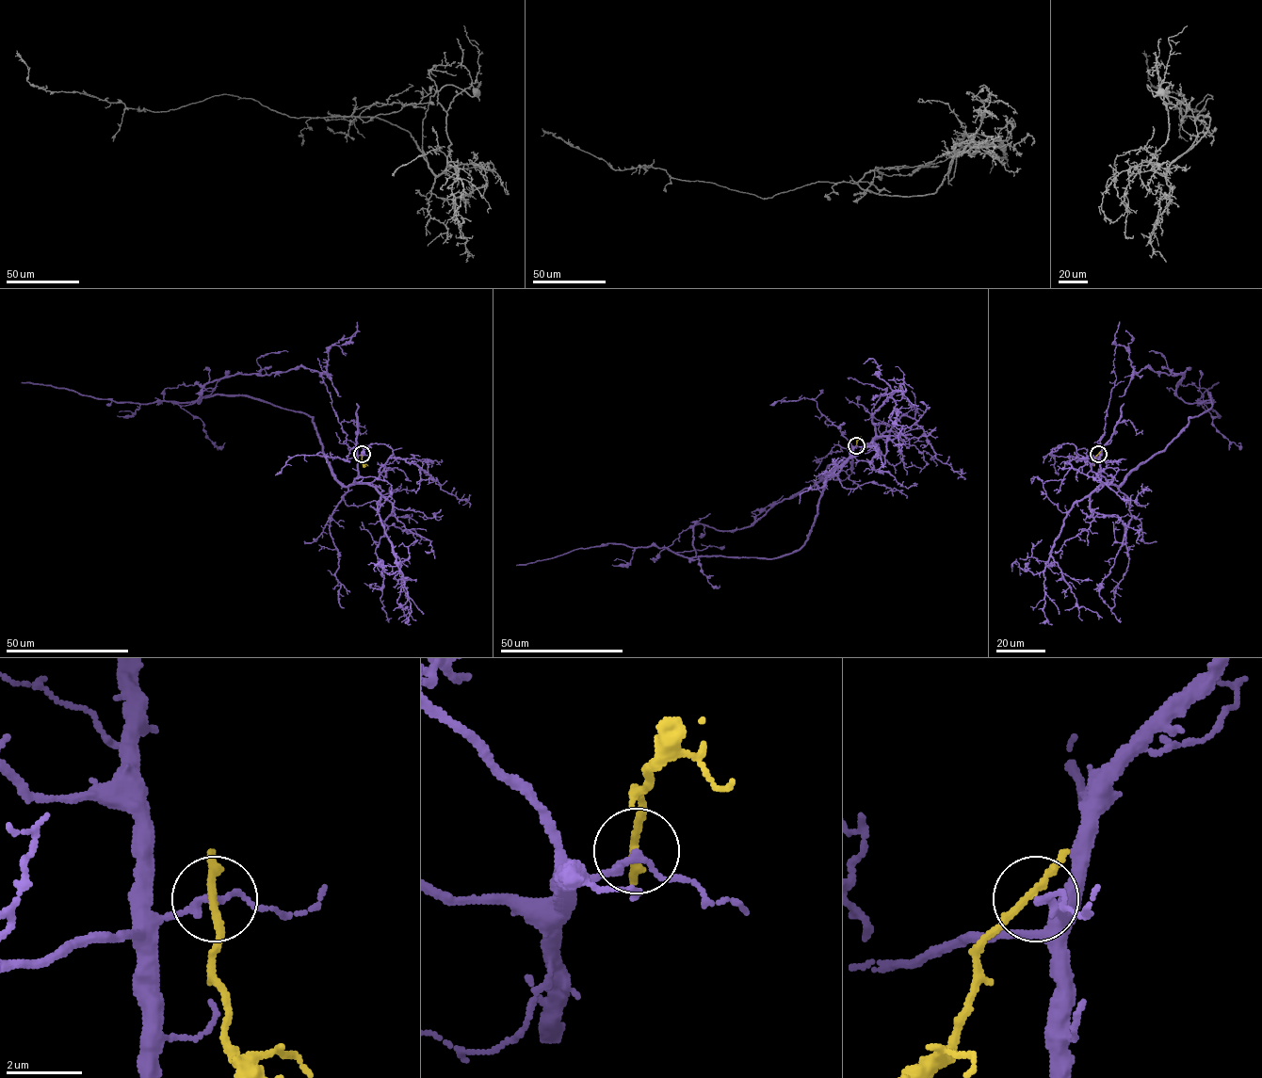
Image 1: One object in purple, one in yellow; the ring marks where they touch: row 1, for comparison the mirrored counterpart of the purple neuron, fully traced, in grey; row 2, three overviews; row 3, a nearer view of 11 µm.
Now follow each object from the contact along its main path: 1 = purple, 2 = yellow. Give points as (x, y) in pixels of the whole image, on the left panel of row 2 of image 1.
1: (362, 454), (344, 486), (302, 412), (198, 403), (236, 374), (324, 373), (357, 322)
2: (362, 454), (363, 463), (367, 465)

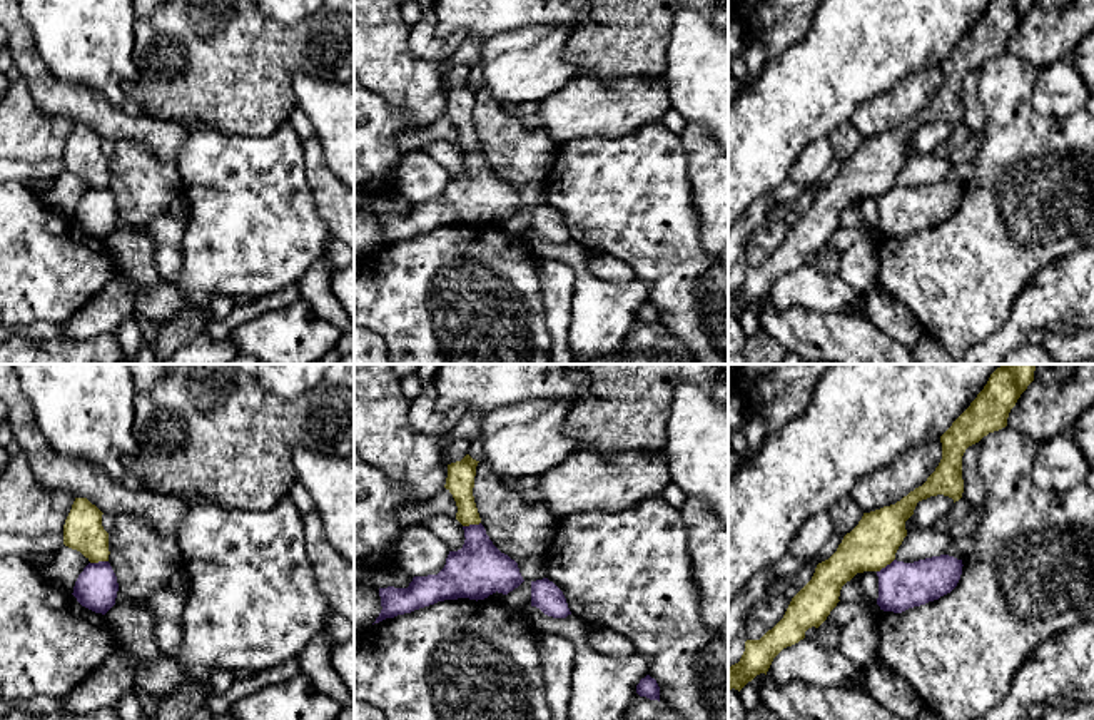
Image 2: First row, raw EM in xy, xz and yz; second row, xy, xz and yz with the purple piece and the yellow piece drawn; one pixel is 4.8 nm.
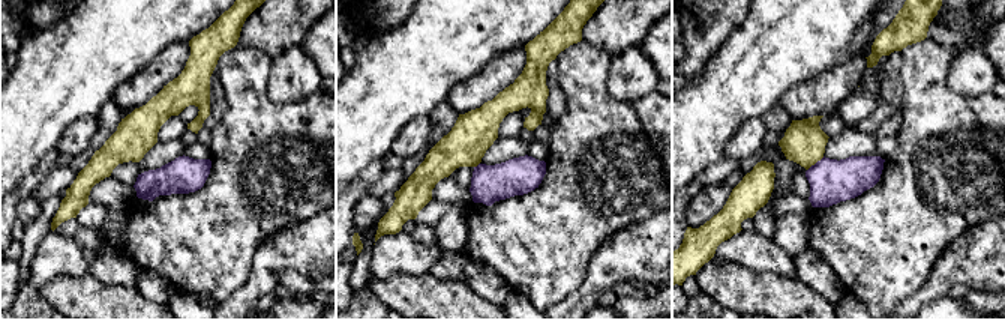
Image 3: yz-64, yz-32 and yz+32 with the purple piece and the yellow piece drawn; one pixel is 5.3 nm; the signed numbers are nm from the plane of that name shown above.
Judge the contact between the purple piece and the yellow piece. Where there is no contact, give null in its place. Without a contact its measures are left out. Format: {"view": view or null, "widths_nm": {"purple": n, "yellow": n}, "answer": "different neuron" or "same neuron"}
{"view": "xy", "widths_nm": {"purple": 200, "yellow": 190}, "answer": "different neuron"}

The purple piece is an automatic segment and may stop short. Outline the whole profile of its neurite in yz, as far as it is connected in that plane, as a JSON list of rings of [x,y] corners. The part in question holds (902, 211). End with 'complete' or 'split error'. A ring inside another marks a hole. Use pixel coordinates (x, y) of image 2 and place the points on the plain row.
[[[949,180],[914,189],[894,185],[877,197],[877,231],[884,237],[902,239],[950,219],[962,200],[962,185]]]; complete

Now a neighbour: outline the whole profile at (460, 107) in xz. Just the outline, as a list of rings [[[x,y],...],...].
[[[466,80],[461,87],[448,90],[448,104],[444,114],[453,120],[456,127],[458,132],[456,145],[463,152],[481,149],[473,122],[478,89],[479,87]]]

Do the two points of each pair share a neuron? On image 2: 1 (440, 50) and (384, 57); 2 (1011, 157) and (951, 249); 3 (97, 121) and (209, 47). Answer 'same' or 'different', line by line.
1: different
2: same
3: different

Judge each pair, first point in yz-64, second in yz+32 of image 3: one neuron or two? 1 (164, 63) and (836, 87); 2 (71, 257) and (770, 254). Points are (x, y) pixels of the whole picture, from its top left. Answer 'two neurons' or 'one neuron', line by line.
1: one neuron
2: one neuron

